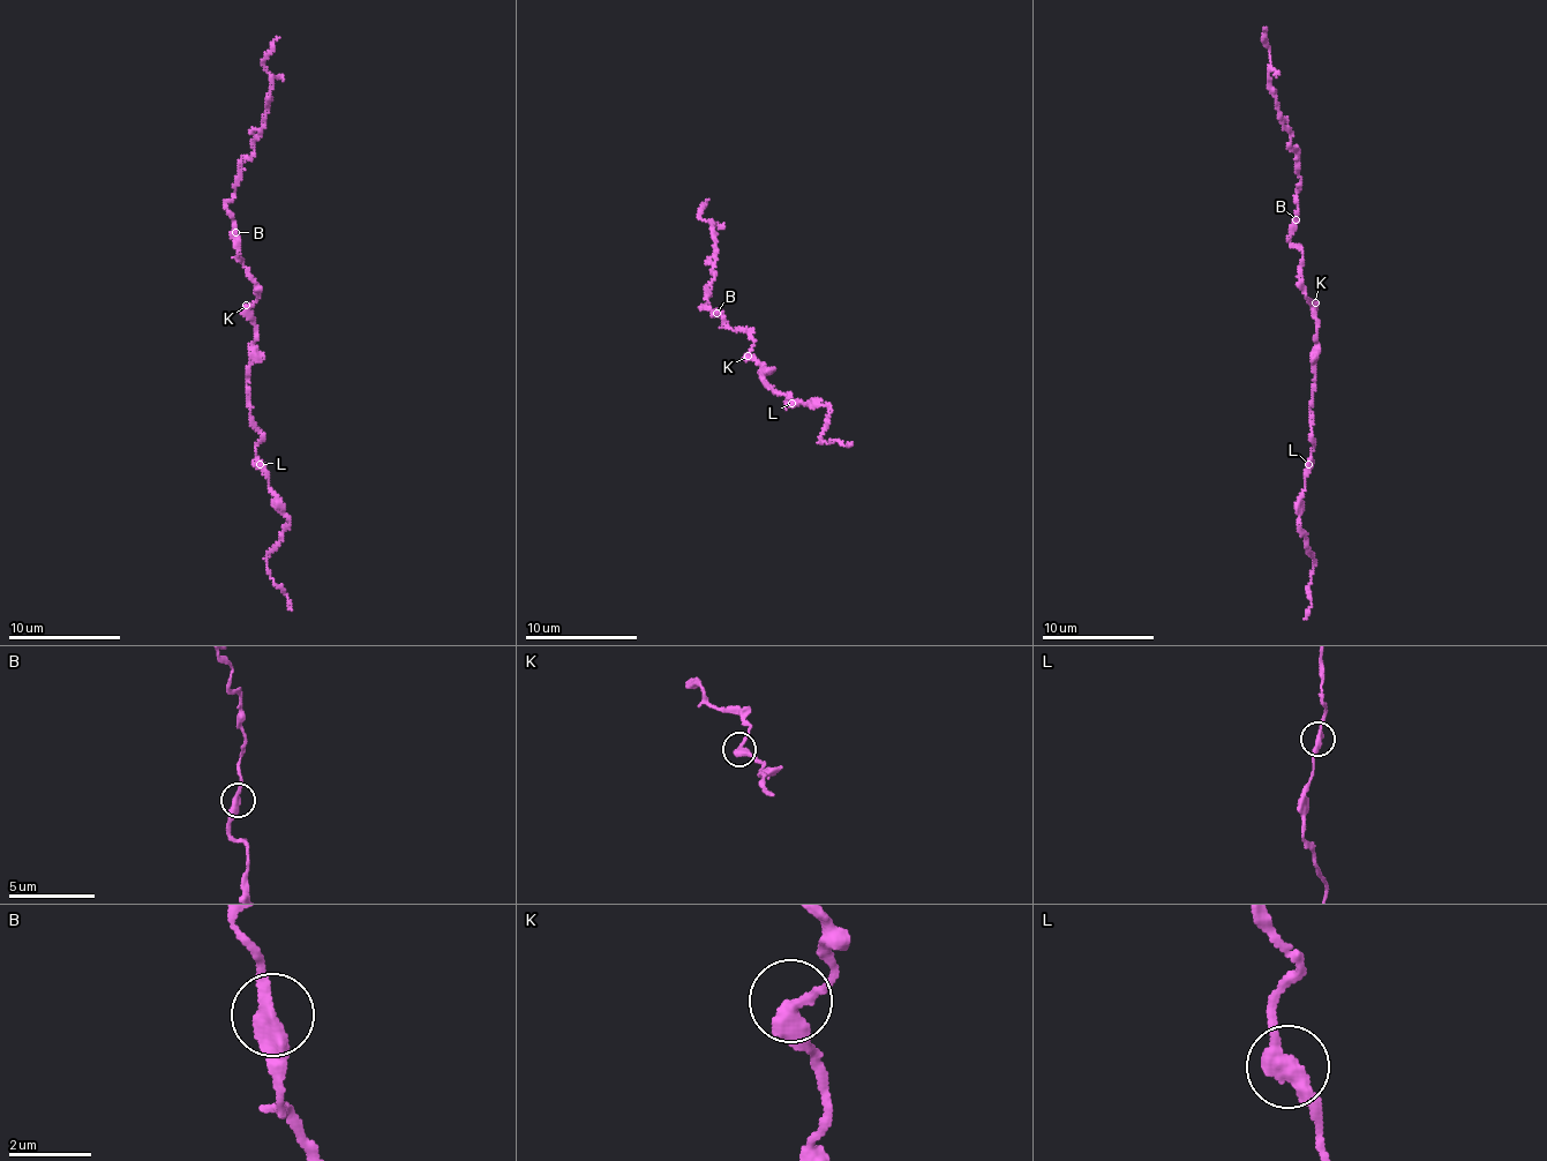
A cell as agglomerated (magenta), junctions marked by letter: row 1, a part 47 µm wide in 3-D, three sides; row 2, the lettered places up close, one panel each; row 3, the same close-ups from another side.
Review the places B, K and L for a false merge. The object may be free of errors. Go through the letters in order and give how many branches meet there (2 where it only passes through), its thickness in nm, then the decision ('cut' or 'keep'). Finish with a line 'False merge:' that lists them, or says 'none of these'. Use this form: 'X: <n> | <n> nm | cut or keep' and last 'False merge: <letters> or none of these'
B: 2 | 340 nm | keep
K: 2 | 360 nm | keep
L: 2 | 340 nm | keep
False merge: none of these

